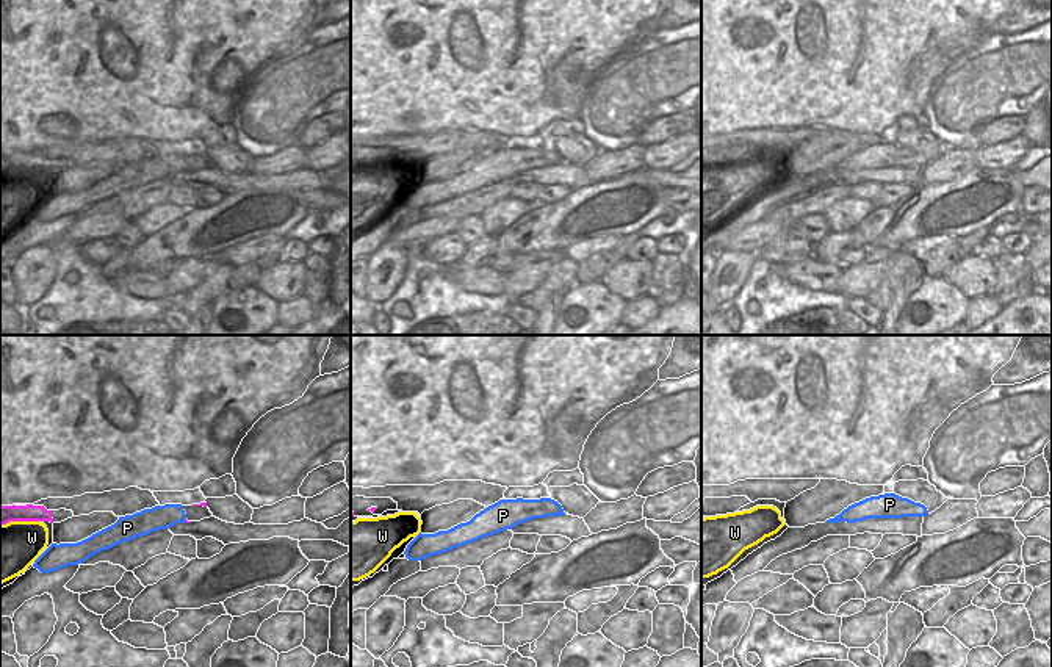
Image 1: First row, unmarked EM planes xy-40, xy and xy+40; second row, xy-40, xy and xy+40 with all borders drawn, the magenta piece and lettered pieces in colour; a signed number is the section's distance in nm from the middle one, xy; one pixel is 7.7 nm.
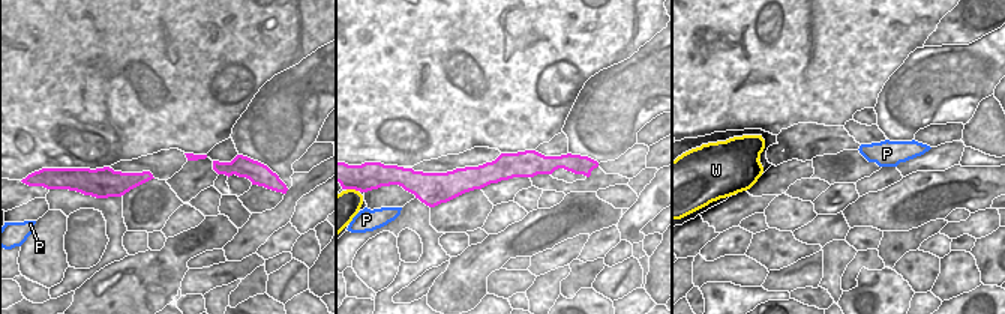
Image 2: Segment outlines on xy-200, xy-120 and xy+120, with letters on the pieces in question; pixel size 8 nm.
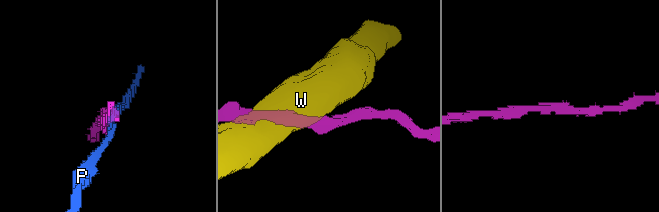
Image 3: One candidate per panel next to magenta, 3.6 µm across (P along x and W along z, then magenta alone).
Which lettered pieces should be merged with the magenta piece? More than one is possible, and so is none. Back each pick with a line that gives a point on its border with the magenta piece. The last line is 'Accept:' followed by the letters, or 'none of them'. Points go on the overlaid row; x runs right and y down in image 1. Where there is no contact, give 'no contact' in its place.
Accept: none of them

